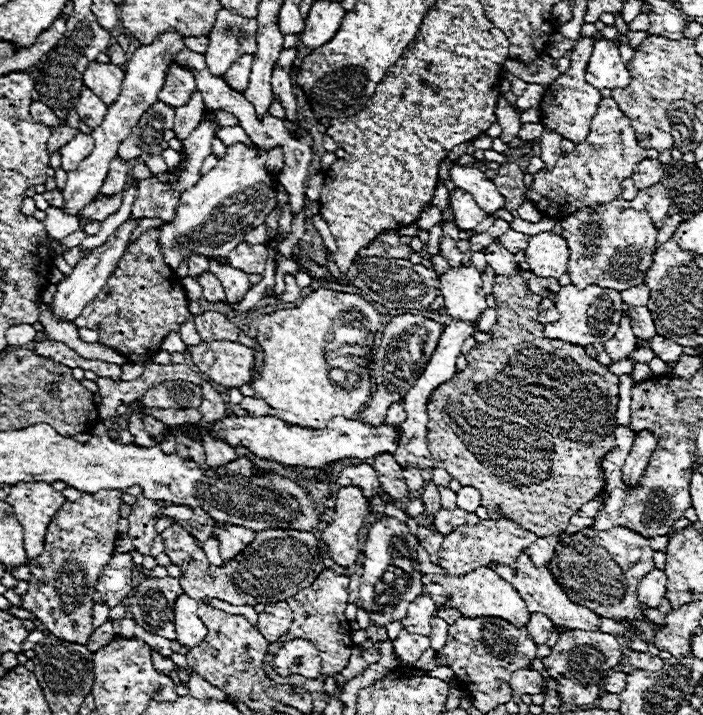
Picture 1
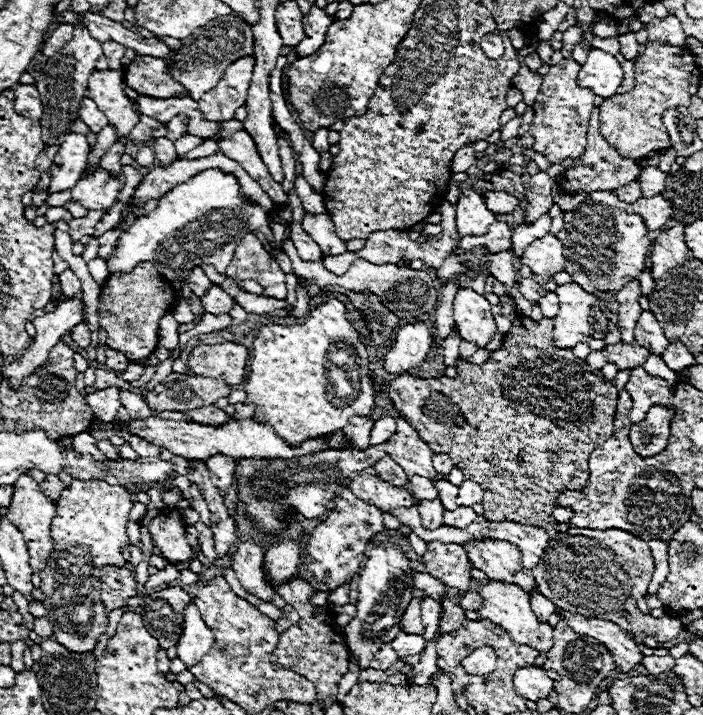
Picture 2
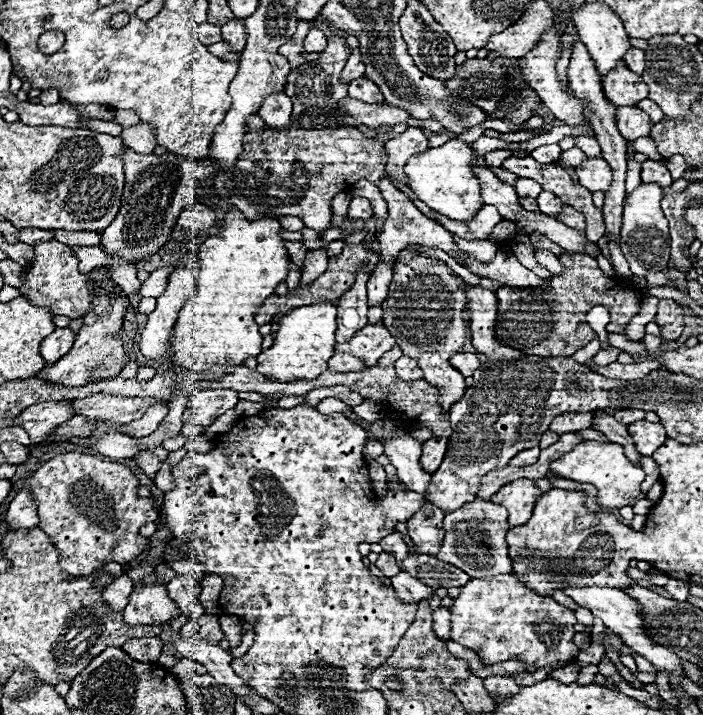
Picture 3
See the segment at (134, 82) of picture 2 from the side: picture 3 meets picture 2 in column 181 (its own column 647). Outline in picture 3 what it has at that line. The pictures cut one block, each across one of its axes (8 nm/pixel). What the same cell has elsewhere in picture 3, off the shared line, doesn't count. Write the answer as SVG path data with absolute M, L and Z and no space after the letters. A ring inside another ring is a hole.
M620 62L610 74L602 76L602 86L606 98L616 106L636 106L636 102L648 98L648 84L624 62Z

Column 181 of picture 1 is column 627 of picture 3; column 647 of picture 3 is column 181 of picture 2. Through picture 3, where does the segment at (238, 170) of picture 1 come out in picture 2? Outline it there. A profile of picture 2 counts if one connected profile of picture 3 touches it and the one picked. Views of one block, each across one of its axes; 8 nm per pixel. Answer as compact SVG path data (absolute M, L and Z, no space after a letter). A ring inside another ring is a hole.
M210 168L182 184L176 184L174 190L160 200L152 214L138 218L128 232L120 236L120 242L106 264L110 272L130 272L138 262L150 260L156 262L156 268L168 280L176 280L182 272L192 270L192 266L202 262L216 266L218 272L226 272L238 242L248 232L258 234L272 258L278 258L282 250L268 228L264 208L240 196L240 184L234 174L226 174L220 168Z

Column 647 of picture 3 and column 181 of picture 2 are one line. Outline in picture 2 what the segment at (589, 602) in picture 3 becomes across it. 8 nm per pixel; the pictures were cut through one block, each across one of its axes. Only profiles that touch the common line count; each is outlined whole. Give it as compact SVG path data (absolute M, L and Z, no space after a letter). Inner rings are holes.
M188 604L184 608L182 636L180 636L178 644L176 644L178 658L184 660L186 666L194 666L210 650L212 642L214 642L212 630L204 624L198 608L194 604Z

